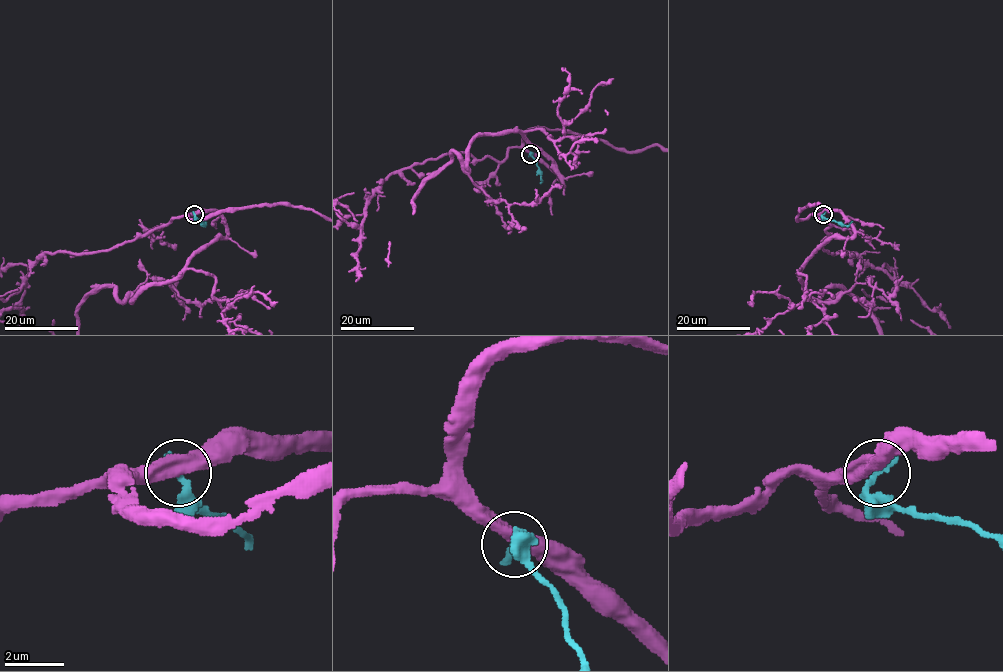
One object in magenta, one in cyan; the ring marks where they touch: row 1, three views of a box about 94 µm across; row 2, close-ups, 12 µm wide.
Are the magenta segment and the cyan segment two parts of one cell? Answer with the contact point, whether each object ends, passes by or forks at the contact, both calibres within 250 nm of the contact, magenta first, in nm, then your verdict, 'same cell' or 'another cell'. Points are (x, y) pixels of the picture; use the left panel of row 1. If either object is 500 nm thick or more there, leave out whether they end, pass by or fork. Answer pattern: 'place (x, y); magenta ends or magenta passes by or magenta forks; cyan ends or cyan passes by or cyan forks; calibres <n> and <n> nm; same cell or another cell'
place (194, 214); magenta passes by; cyan ends; calibres 480 and 300 nm; another cell

